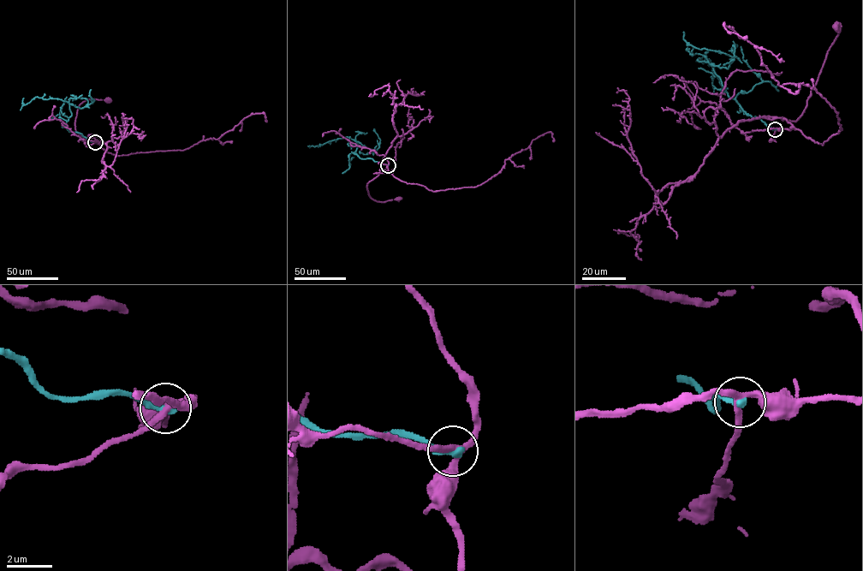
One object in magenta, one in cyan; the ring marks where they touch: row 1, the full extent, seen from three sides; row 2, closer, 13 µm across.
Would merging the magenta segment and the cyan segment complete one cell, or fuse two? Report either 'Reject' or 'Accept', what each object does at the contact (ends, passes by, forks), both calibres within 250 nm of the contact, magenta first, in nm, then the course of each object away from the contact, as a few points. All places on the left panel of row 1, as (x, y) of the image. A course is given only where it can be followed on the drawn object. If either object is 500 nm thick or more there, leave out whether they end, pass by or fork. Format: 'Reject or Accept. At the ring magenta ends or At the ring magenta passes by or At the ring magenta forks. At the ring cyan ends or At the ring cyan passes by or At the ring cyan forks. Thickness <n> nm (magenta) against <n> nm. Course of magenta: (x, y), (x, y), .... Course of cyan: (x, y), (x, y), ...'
Reject. At the ring magenta forks. At the ring cyan ends. Thickness 240 nm (magenta) against 360 nm. Course of magenta: (95, 142), (99, 142), (93, 137), (85, 138), (75, 130), (78, 106), (87, 99), (108, 99). Course of cyan: (95, 142), (69, 132), (65, 124), (72, 115), (68, 102), (36, 97), (24, 104), (23, 98)

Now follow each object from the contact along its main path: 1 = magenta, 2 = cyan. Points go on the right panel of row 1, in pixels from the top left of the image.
1: (776, 128), (792, 128), (790, 123), (783, 120), (795, 121), (802, 114), (827, 51), (841, 28), (836, 26)
2: (776, 128), (746, 113), (729, 96), (713, 67), (698, 60), (703, 63), (711, 62), (712, 80), (712, 66)

